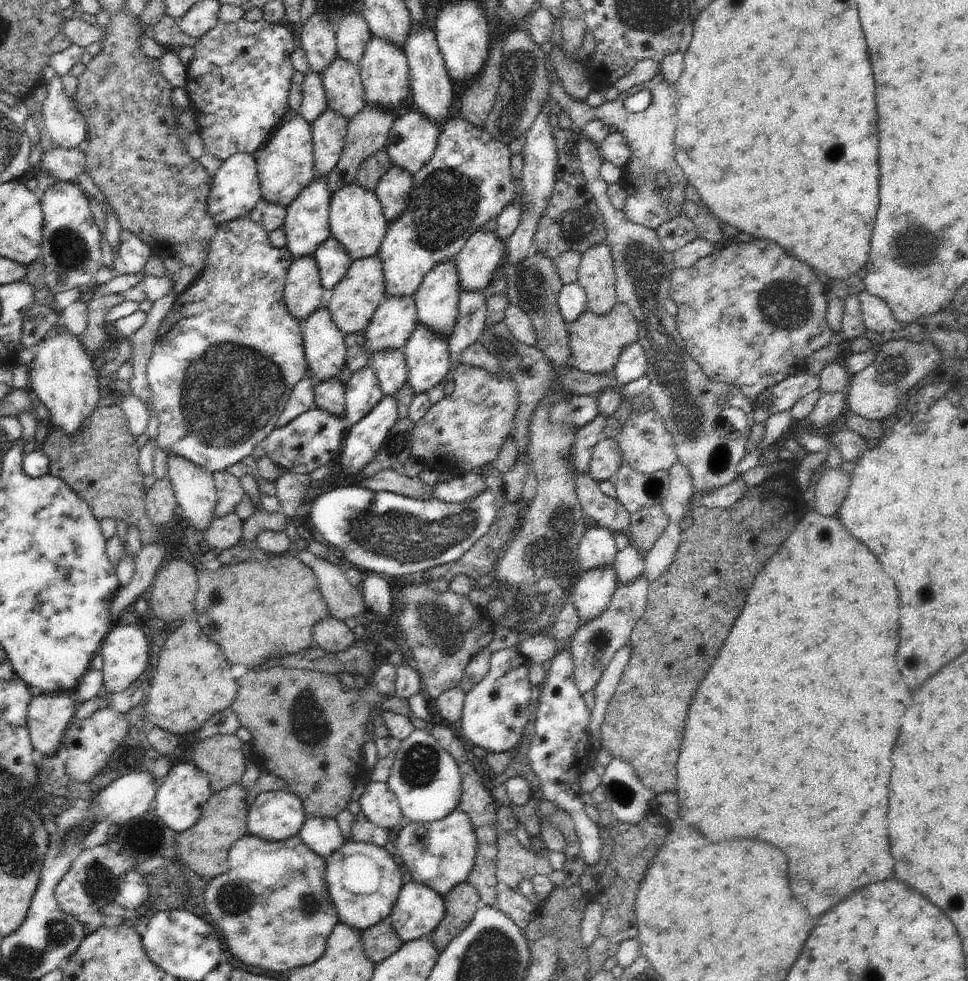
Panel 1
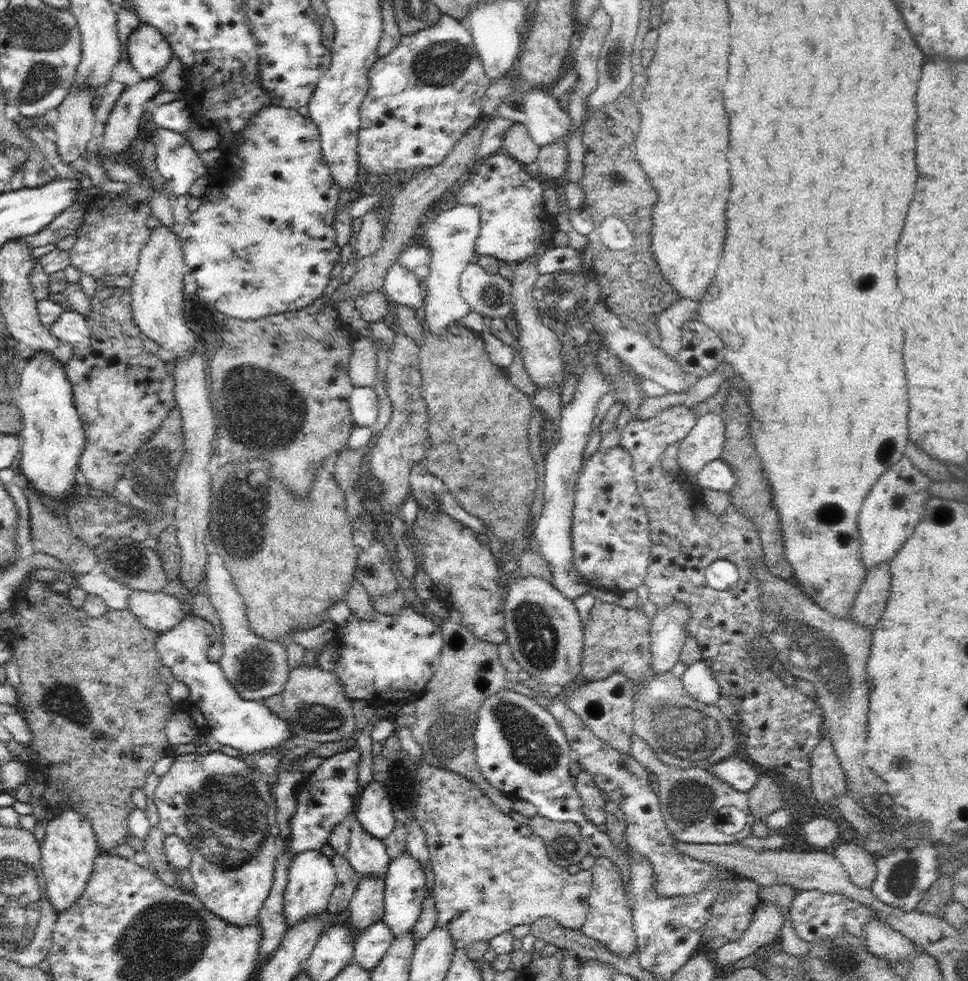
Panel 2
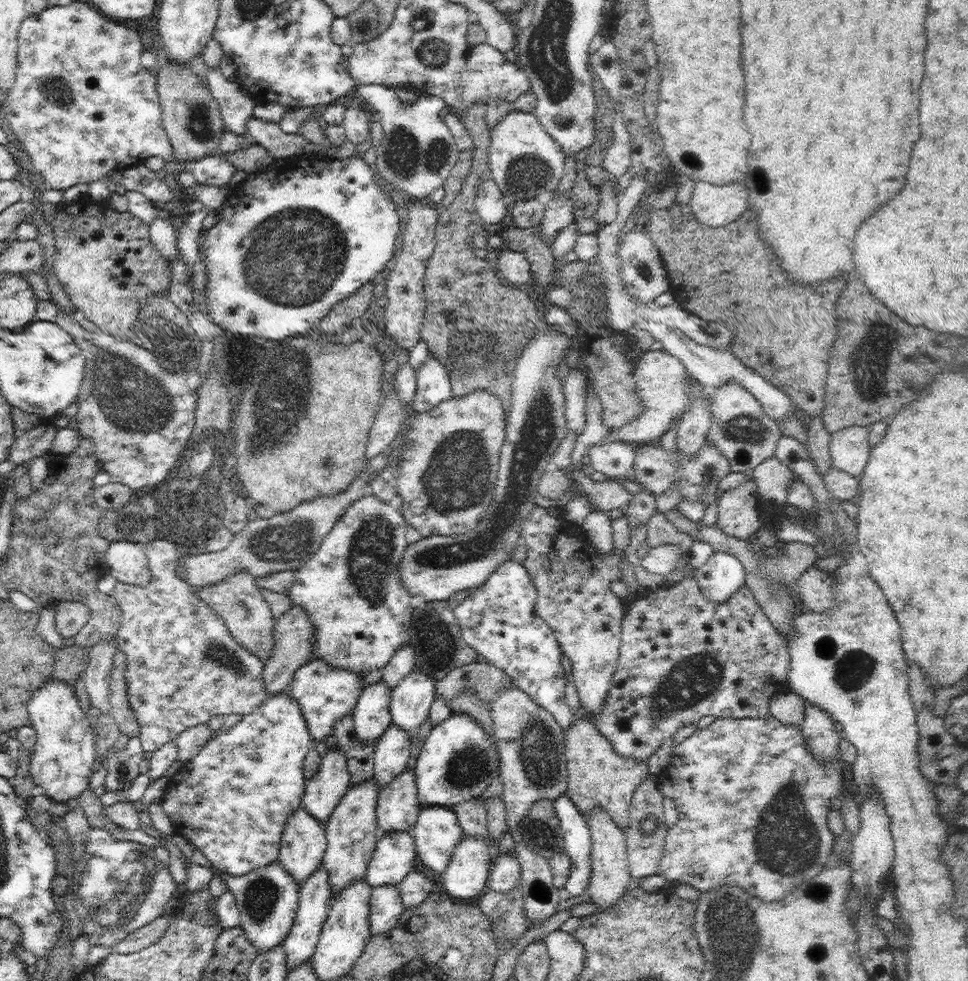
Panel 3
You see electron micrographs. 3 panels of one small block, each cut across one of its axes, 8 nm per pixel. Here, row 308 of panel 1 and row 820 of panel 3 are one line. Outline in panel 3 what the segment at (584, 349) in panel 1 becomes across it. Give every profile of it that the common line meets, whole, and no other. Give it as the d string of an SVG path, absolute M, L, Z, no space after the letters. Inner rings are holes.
M576 718L573 725L565 731L565 757L569 775L565 794L573 800L576 808L586 814L588 819L593 810L601 806L624 832L624 828L629 825L629 808L634 791L649 776L647 763L640 759L620 756L612 741L586 718Z

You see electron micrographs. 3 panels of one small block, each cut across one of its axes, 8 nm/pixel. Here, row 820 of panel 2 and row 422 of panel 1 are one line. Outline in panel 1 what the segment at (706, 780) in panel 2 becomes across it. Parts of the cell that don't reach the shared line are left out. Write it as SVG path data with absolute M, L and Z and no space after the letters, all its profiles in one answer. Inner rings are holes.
M581 136L577 149L577 156L584 174L586 188L588 188L592 198L596 201L597 207L605 220L607 232L605 243L610 247L611 257L613 258L617 278L617 299L632 311L634 318L639 322L639 343L643 346L649 364L646 375L650 379L650 384L646 391L653 398L654 410L664 419L665 425L673 434L673 439L676 443L675 451L679 461L690 469L691 477L693 478L693 488L703 495L705 492L717 491L723 486L728 486L740 476L738 463L748 453L745 442L748 440L751 426L755 423L753 408L751 407L752 402L741 393L738 387L708 380L699 364L691 357L691 354L685 347L683 338L679 336L675 318L664 308L664 302L669 298L670 275L674 270L673 255L662 248L654 229L628 220L623 211L612 206L607 195L609 184L600 175L600 166L602 166L604 158L600 153L599 146ZM730 406L740 408L747 415L745 432L739 438L734 438L734 440L732 438L719 437L715 428L724 410Z

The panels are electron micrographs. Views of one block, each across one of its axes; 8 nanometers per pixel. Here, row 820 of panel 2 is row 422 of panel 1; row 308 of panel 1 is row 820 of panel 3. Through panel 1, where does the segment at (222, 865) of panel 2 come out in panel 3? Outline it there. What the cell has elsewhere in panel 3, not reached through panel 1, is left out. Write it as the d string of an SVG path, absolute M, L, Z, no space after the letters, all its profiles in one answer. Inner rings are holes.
M280 692L278 695L267 696L266 701L250 714L242 715L242 720L236 723L231 729L220 735L212 736L211 739L200 749L200 752L182 764L179 770L169 777L166 787L166 794L160 802L163 811L170 817L172 826L178 835L189 840L196 849L200 850L204 858L211 864L211 869L220 872L222 875L244 876L261 866L274 864L279 860L279 850L281 846L282 835L287 823L287 820L301 807L301 802L305 793L305 782L307 781L303 775L303 762L305 756L310 749L316 748L315 743L308 732L304 715L300 705L290 697L286 692Z

